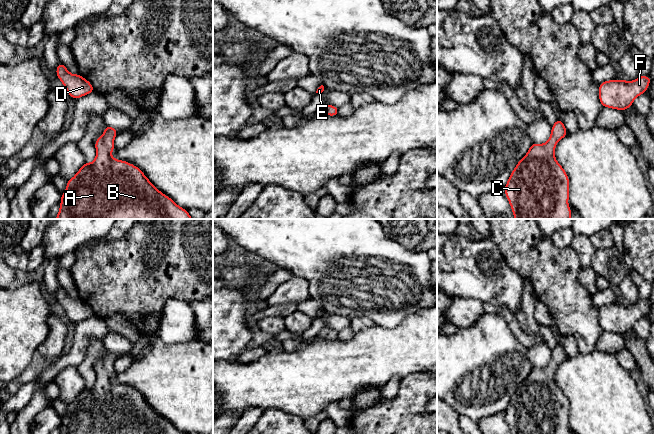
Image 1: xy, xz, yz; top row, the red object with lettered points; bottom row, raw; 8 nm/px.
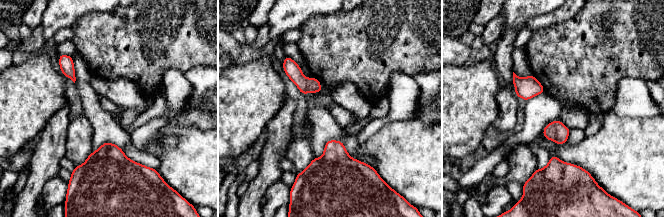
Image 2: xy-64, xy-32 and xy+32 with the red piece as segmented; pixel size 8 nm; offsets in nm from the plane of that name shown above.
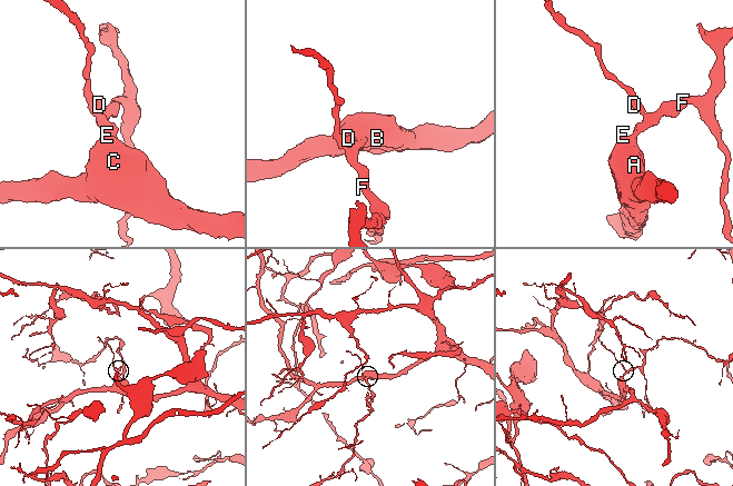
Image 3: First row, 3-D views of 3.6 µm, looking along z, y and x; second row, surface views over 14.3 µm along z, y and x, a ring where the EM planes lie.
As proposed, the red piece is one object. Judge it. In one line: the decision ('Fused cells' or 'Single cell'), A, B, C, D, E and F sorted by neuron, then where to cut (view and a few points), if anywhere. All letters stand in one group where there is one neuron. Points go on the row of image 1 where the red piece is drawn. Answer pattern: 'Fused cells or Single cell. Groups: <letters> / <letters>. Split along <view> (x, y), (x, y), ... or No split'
Single cell. Groups: A B C D E F. No split

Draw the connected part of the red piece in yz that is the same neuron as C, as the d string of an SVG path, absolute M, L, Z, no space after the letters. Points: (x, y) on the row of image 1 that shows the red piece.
M558 119L552 124L549 140L544 144L532 143L527 154L517 163L504 186L515 219L571 219L569 177L555 158L557 143L568 134Z

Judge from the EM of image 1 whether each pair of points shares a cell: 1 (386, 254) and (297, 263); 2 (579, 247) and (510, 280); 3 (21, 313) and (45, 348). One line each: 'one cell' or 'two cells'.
1: one cell
2: two cells
3: two cells

